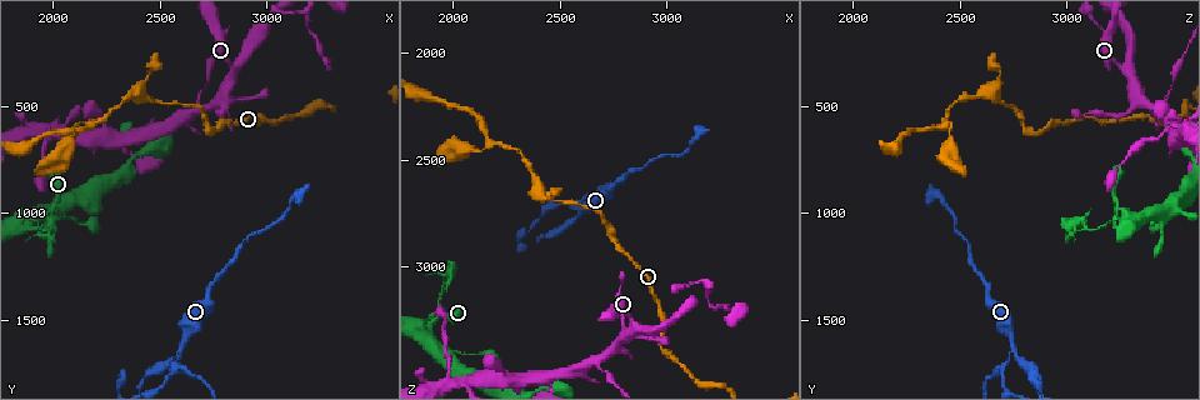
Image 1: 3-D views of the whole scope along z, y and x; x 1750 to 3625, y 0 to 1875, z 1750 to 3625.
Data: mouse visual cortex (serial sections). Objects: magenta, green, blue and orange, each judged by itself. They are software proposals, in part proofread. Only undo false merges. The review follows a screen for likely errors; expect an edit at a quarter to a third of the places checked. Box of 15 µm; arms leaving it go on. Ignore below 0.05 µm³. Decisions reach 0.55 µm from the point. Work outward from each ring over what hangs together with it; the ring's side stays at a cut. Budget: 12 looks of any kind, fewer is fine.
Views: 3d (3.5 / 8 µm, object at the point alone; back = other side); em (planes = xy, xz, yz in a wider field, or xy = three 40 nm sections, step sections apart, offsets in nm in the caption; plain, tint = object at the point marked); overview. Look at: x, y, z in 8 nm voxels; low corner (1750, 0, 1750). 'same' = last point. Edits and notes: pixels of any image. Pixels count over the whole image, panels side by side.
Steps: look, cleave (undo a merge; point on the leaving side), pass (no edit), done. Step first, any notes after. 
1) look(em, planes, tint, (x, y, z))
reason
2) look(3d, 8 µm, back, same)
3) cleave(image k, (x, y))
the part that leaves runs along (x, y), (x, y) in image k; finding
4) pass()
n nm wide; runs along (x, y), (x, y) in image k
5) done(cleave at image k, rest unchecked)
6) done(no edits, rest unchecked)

look(3d, 3.5 µm, (2840, 310, 3270))
three-way junction

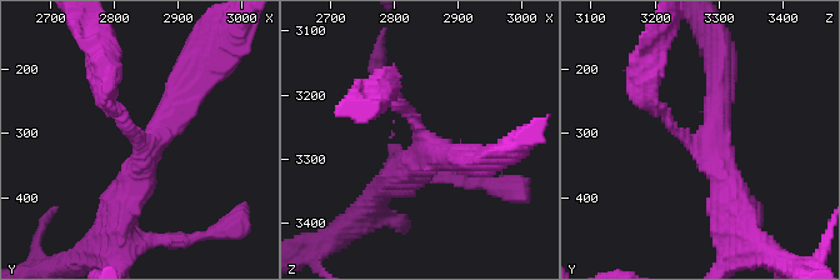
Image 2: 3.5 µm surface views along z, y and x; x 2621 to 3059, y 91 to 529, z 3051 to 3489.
look(em, xy, step 3, tint, (2850, 325, 3265))
3 arms; arms of 200, 350, 400 nm

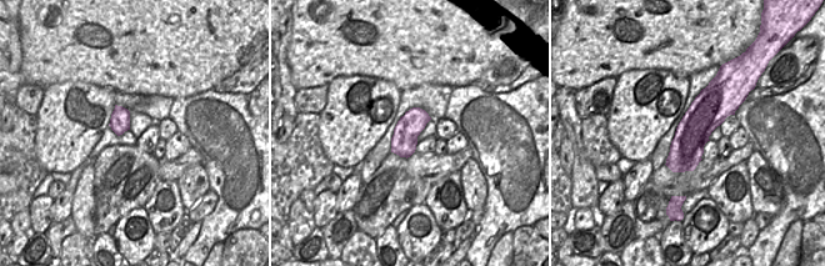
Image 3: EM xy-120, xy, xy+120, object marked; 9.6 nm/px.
pass()
runs along (646, 96), (718, 165), (733, 211) in image 2; one cell here

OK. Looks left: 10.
look(3d, 3.5 µm, (2600, 1640, 2750))
branch point

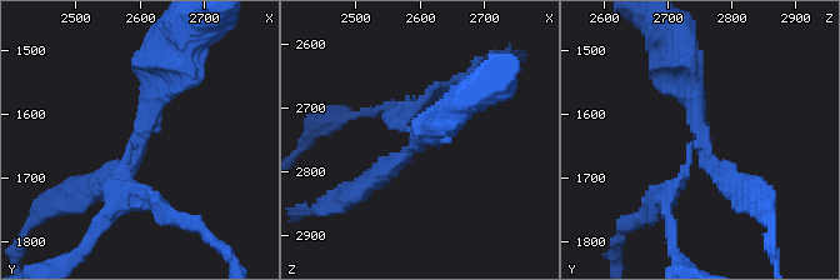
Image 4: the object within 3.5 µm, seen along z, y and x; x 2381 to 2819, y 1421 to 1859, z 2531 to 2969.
cleave(image 4, (401, 108))
arms of 200, 250, 300 nm; a second cell is stuck on

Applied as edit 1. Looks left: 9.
look(3d, 3.5 µm, (1970, 1090, 3070))
calibre changes

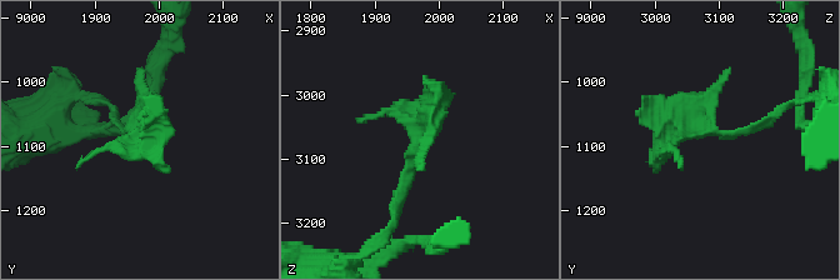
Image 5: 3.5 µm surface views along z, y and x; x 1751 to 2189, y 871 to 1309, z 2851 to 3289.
look(em, xy, step 3, plain, (1970, 1075, 3080))
need the tissue

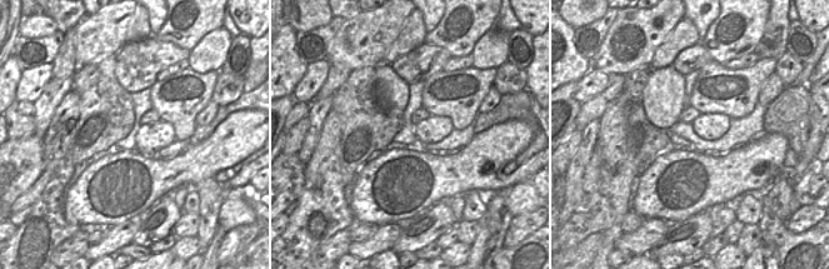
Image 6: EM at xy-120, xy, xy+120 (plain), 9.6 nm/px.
look(em, xy, step 3, tint, same)
with the object marked

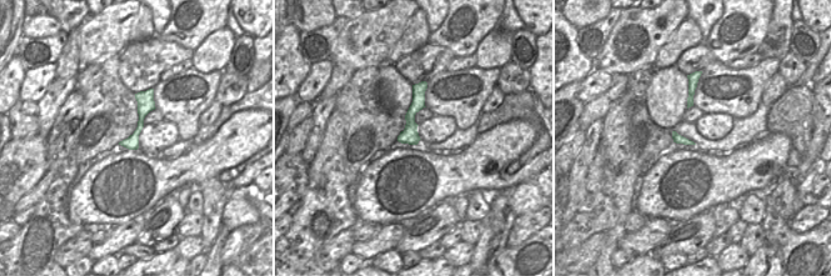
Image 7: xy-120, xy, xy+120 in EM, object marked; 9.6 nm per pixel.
pass()
runs along (424, 85), (404, 140) in image 7; all the same cell

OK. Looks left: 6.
look(3d, 8 µm, (2180, 600, 2430))
two arms in line, one across

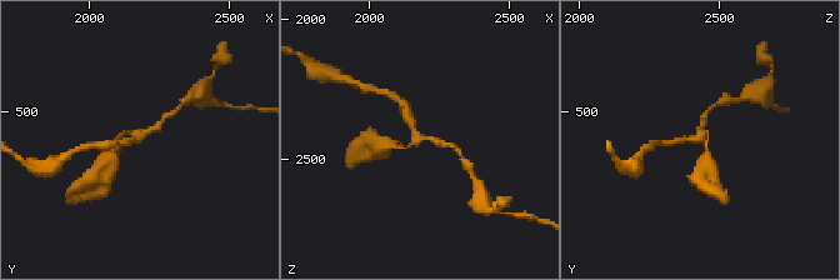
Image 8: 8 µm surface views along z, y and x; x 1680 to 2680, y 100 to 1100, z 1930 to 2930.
look(3d, 3.5 µm, (2160, 590, 2420))
zoom in

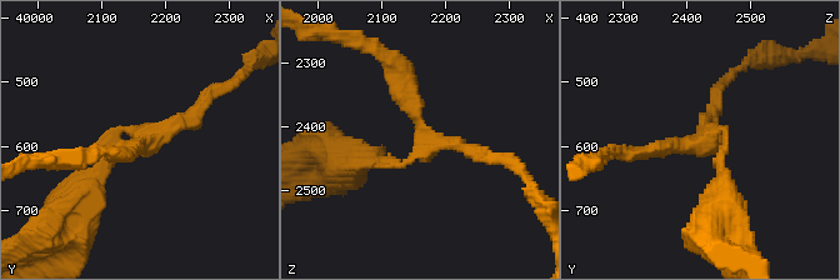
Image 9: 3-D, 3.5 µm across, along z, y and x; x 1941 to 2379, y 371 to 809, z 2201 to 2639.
look(em, xy, step 1, tint, (2175, 595, 2425))
now the EM

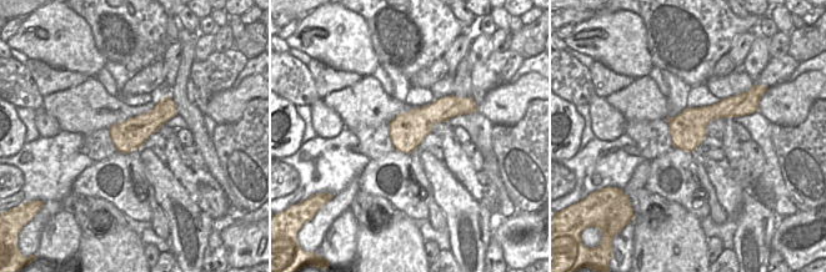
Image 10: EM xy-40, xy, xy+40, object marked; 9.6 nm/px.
pass()
arms of 150, 150, 200 nm; runs along (213, 94), (101, 171) in image 9; one cell here

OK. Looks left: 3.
look(3d, 8 µm, (2730, 400, 3500))
calibre changes

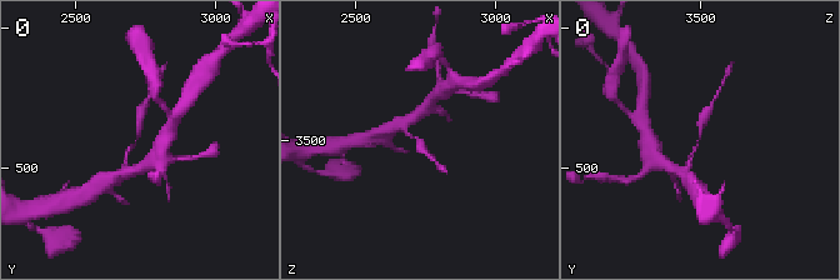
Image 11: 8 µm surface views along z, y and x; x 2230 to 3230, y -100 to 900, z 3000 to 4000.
look(em, planes, tint, (2710, 390, 3510))
arms of 150, 250 nm

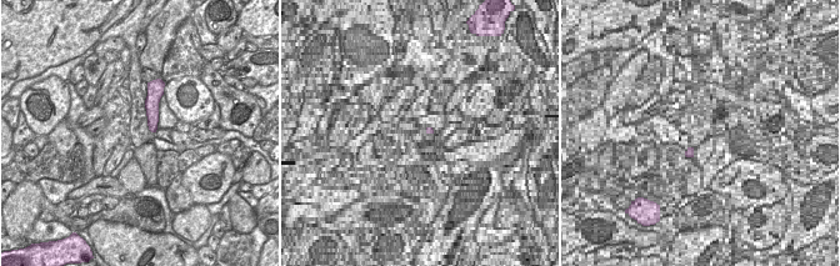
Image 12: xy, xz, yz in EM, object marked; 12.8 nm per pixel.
cleave(image 11, (703, 118))
the part that leaves runs along (699, 138), (704, 115), (716, 94) in image 11; a second cell is stuck on

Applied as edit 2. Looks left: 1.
done(cleave at image 4, cleave at image 11, rest unchecked)

